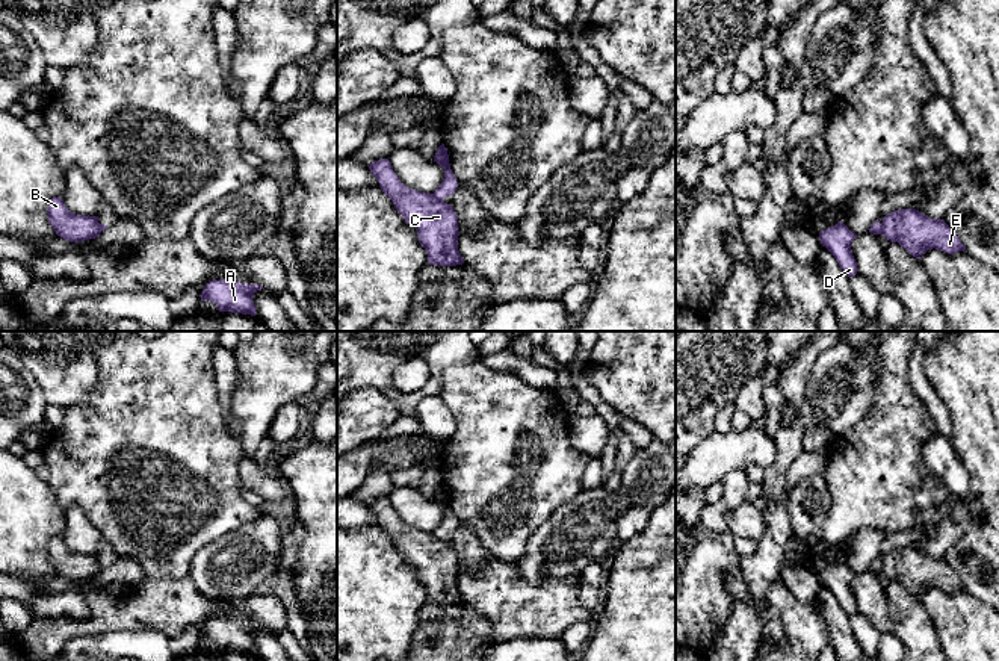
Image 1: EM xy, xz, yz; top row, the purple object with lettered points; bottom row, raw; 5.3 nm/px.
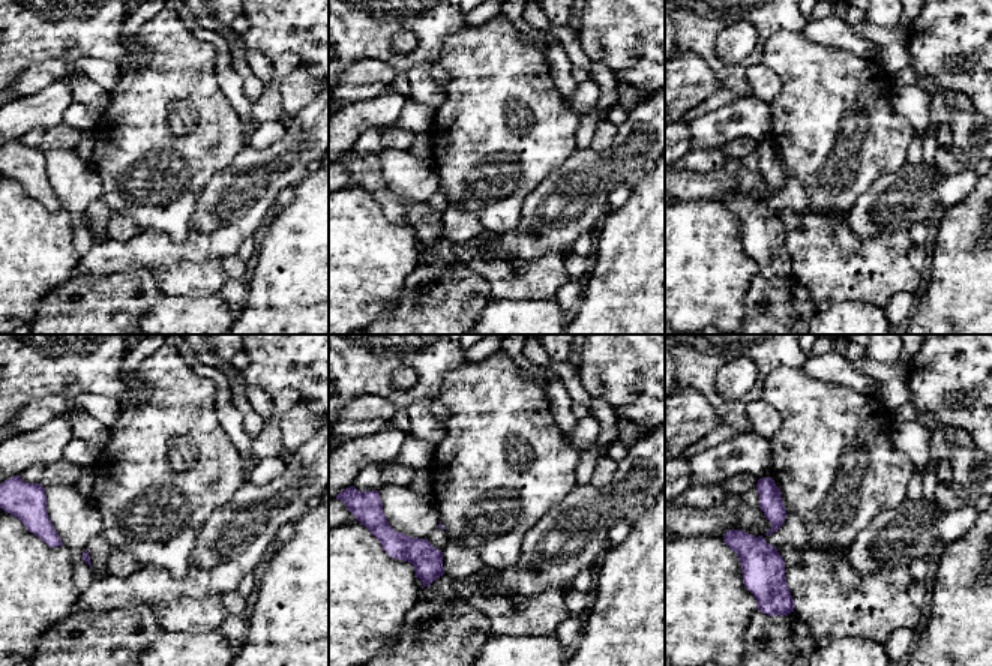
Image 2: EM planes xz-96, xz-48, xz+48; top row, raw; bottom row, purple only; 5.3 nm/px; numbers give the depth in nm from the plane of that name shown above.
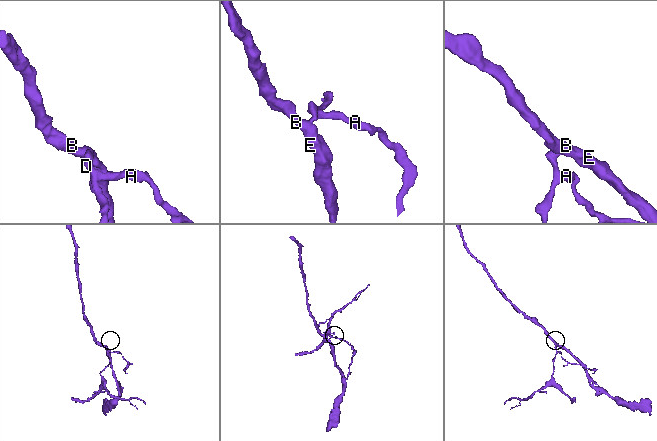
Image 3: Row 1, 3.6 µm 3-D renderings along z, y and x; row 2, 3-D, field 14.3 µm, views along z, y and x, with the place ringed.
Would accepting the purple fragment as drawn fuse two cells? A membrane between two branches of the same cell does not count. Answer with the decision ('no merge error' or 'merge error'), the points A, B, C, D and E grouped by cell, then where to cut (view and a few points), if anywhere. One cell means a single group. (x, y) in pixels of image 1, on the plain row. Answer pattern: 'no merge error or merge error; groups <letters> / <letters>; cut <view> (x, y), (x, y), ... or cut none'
merge error; groups A D / B C E; cut xz (433, 533), (442, 540)

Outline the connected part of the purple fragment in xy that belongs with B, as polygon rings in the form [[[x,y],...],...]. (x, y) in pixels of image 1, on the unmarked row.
[[[59,535],[48,540],[47,554],[56,573],[70,581],[95,578],[101,572],[98,555],[76,554],[66,548]]]

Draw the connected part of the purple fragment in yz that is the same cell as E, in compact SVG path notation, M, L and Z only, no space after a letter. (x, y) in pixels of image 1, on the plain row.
M901 548L886 554L880 573L898 581L916 597L933 587L948 593L966 588L943 558L928 557L916 548Z

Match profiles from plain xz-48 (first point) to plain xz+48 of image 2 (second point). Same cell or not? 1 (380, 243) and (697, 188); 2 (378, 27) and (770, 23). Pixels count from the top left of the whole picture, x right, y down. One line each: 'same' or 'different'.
1: different
2: same

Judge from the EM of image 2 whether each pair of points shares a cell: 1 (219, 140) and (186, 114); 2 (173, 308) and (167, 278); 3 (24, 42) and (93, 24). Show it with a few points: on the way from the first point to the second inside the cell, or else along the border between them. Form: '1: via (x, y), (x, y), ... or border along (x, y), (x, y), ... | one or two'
1: via (212, 134), (198, 120), (194, 120) | one
2: border along (162, 293), (206, 294) | two
3: via (41, 27), (77, 24) | one

